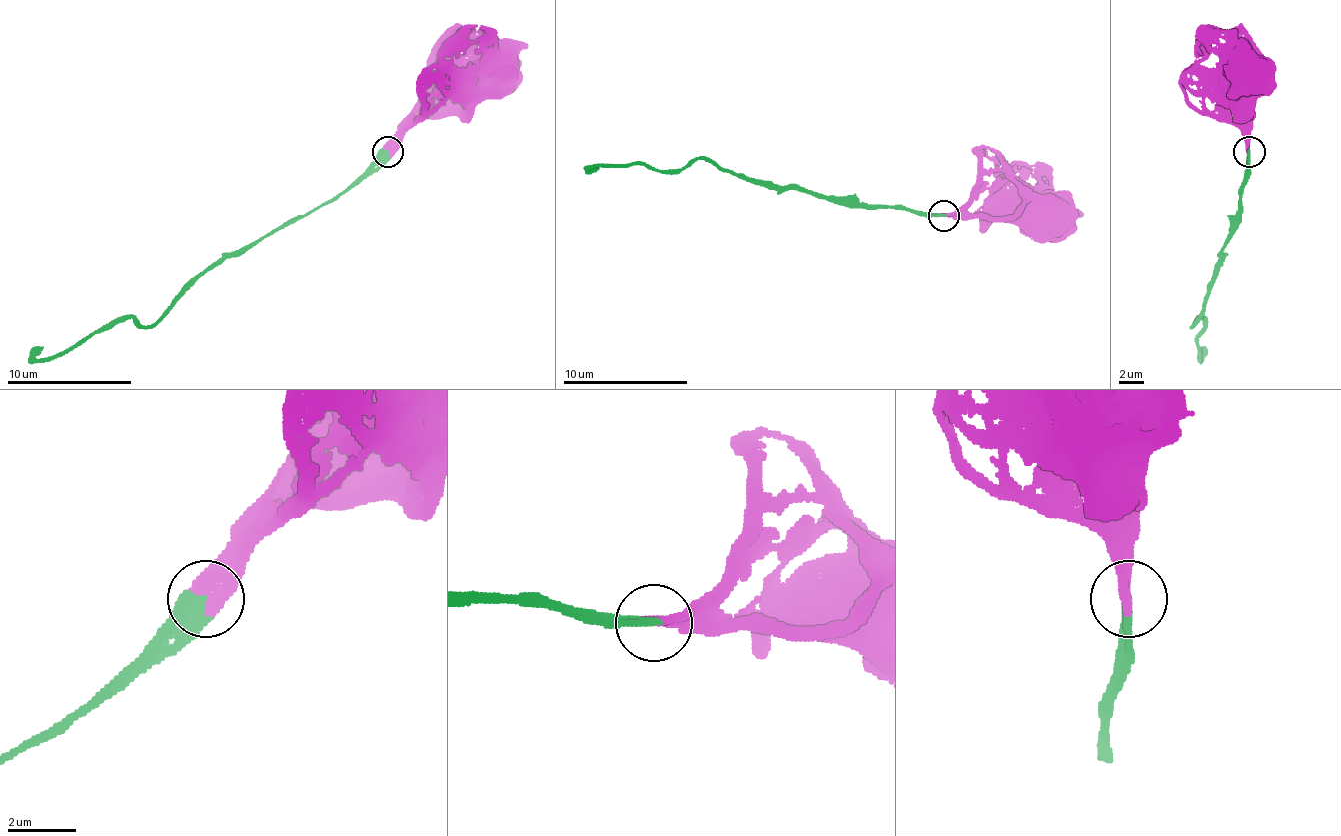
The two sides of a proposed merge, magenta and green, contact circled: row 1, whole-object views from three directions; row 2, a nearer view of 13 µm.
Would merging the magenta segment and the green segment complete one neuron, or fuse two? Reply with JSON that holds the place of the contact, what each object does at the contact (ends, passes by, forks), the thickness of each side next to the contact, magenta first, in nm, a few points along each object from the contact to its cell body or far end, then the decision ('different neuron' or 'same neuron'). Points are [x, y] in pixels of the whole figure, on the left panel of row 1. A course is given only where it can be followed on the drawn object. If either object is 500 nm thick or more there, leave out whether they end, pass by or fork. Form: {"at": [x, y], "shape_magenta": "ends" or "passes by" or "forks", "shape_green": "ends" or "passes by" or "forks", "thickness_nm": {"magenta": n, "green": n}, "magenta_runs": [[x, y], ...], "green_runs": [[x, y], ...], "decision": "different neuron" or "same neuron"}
{"at": [388, 151], "shape_magenta": "ends", "shape_green": "ends", "thickness_nm": {"magenta": 440, "green": 360}, "magenta_runs": [[387, 152], [387, 143], [431, 99], [440, 93], [490, 93], [493, 77]], "green_runs": [[387, 152], [306, 215], [224, 252], [152, 324], [127, 318], [109, 321], [46, 359], [30, 349]], "decision": "same neuron"}

